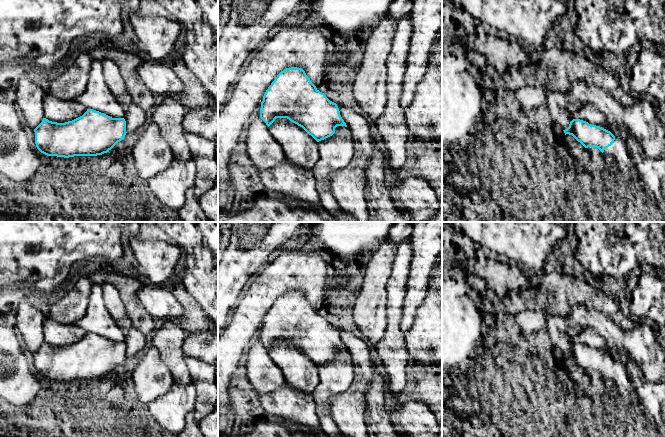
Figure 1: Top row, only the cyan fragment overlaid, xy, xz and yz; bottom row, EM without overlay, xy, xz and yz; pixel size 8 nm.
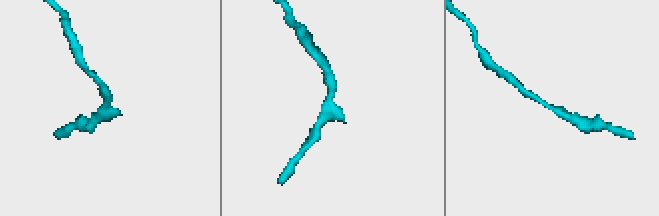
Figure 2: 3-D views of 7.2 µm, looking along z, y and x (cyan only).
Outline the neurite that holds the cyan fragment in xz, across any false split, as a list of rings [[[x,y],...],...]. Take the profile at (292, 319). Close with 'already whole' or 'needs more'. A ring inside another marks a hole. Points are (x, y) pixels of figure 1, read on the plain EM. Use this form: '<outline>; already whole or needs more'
[[[297,291],[281,295],[268,311],[261,326],[260,342],[268,351],[276,342],[287,342],[302,351],[317,366],[332,360],[337,350],[347,351],[337,328],[320,316],[305,295]]]; already whole

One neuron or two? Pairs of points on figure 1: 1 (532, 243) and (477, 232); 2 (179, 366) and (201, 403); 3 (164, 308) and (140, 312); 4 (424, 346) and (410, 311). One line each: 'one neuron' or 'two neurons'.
1: one neuron
2: two neurons
3: two neurons
4: two neurons

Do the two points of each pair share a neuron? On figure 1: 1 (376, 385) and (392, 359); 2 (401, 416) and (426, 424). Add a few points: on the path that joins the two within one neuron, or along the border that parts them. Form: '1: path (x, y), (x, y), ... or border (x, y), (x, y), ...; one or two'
1: border (380, 365), (386, 379); two
2: path (407, 417), (414, 418), (420, 424); one

